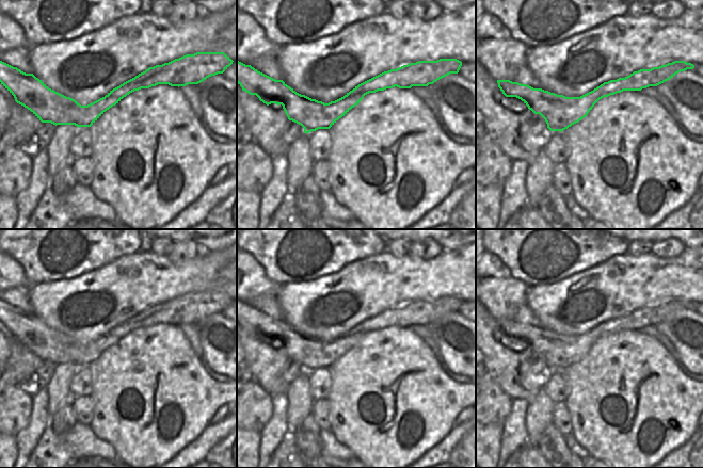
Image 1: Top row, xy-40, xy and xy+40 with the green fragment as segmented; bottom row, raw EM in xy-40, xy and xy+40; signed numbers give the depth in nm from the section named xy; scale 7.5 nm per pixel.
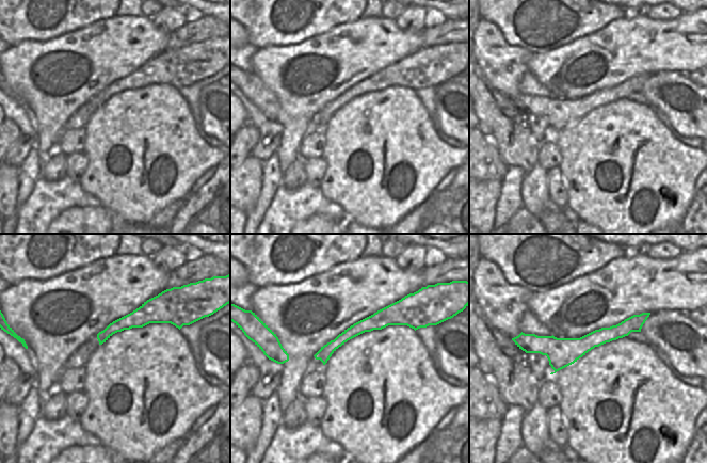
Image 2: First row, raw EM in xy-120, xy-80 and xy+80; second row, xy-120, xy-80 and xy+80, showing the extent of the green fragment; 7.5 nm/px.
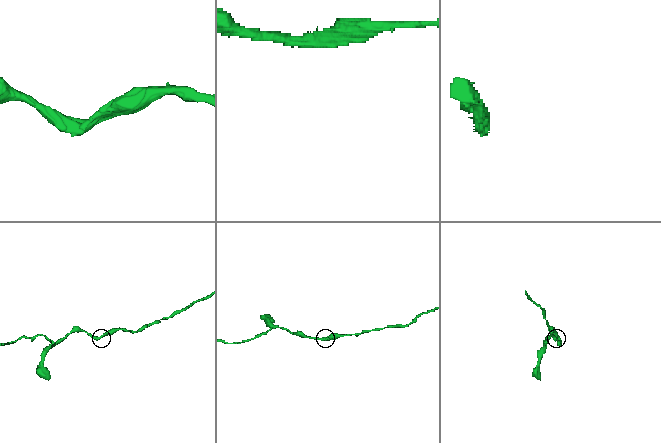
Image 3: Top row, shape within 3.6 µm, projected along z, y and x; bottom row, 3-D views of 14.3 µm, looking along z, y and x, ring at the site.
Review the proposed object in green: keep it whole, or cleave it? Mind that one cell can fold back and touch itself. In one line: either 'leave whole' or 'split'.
leave whole

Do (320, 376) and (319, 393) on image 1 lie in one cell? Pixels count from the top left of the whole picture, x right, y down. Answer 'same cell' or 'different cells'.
same cell

